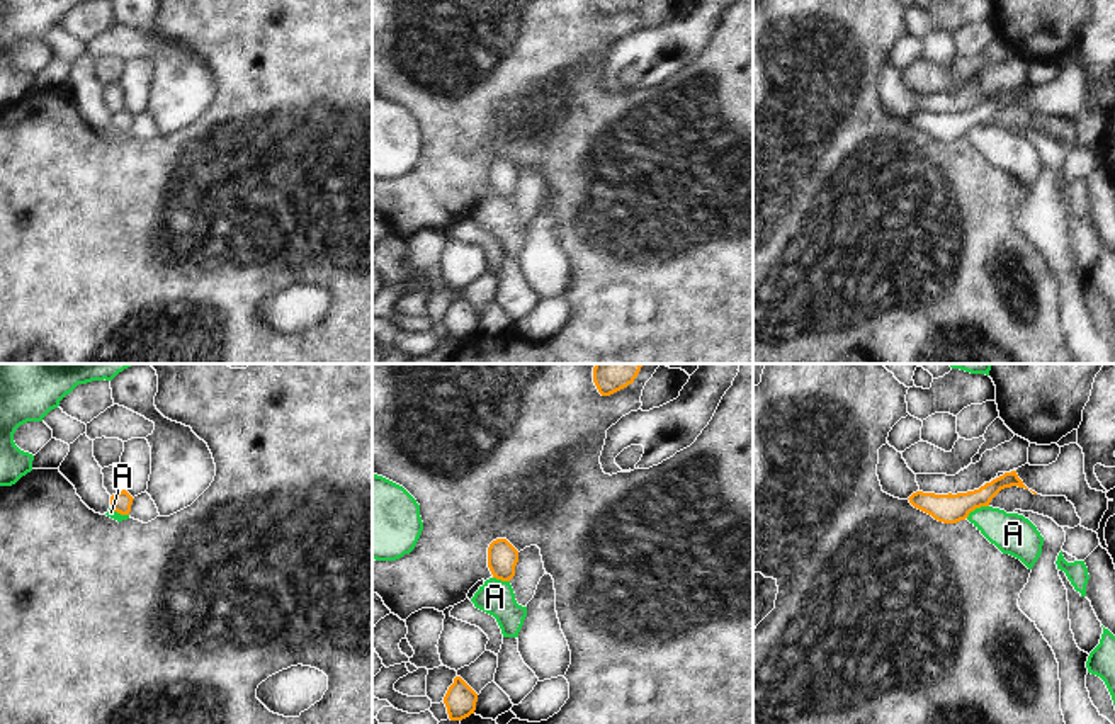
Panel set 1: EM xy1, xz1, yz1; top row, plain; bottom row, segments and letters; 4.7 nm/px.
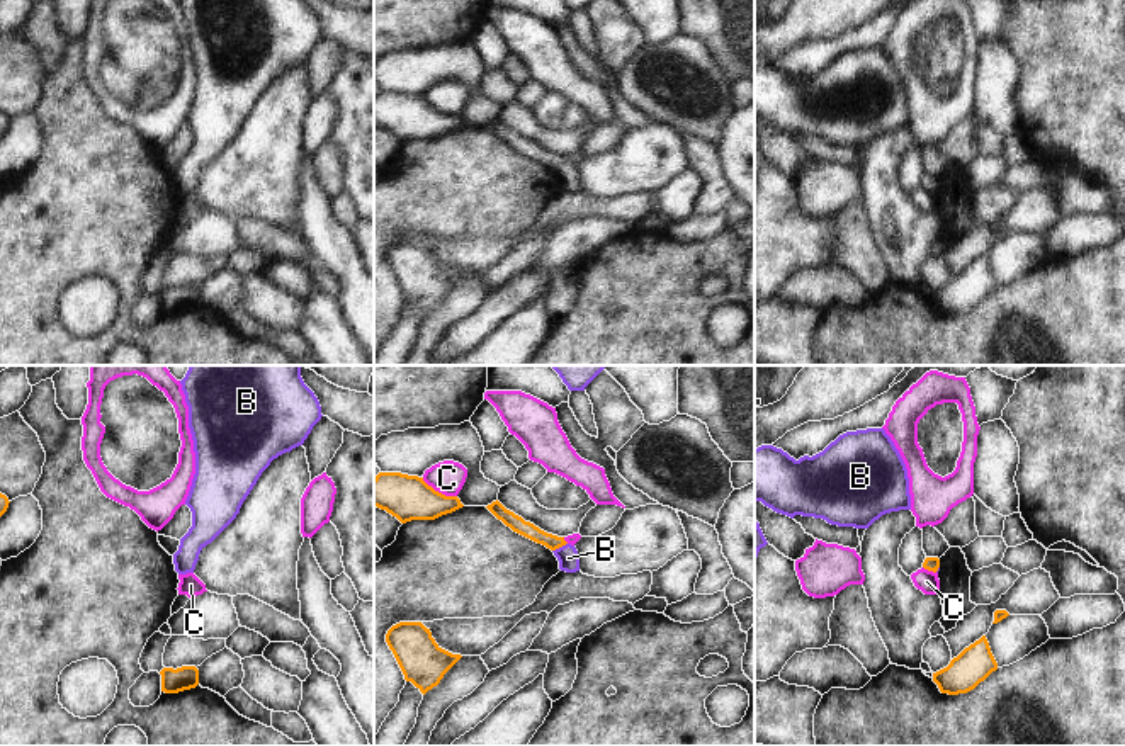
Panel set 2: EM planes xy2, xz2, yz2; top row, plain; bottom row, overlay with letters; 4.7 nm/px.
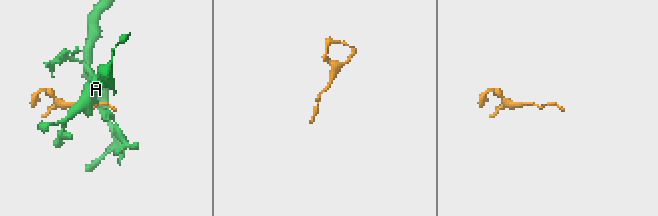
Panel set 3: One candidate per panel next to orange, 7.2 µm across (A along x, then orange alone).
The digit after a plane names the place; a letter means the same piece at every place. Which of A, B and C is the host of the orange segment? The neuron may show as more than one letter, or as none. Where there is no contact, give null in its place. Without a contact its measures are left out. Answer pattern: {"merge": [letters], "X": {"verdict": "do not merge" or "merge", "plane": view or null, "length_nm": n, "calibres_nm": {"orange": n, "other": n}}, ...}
{"merge": ["B"], "A": {"verdict": "do not merge", "plane": "yz1", "length_nm": 130, "calibres_nm": {"orange": 140, "other": 200}}, "B": {"verdict": "merge", "plane": "xz2", "length_nm": 80, "calibres_nm": {"orange": 80, "other": 100}}, "C": {"verdict": "do not merge", "plane": "xz2", "length_nm": 190, "calibres_nm": {"orange": 220, "other": 160}}}

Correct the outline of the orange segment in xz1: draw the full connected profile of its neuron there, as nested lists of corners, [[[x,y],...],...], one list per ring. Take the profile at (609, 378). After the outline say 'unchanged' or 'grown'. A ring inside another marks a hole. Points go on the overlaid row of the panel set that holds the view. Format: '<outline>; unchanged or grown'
[[[595,364],[593,382],[602,396],[610,396],[634,382],[642,364]]]; unchanged

